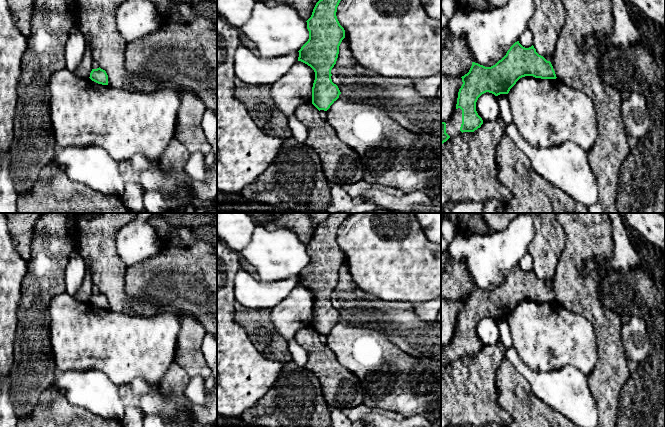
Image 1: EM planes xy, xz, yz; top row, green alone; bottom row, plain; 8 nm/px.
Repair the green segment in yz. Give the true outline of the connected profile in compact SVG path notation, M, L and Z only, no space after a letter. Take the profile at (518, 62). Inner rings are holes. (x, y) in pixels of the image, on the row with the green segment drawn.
M519 41L515 42L507 51L506 55L491 67L485 67L472 62L469 72L461 77L463 84L458 92L454 114L447 122L441 121L441 144L455 135L463 132L474 132L481 127L483 120L476 111L476 102L482 94L486 92L492 93L495 96L508 94L516 82L525 76L533 76L541 79L557 78L550 61L539 55L533 45L525 48Z

